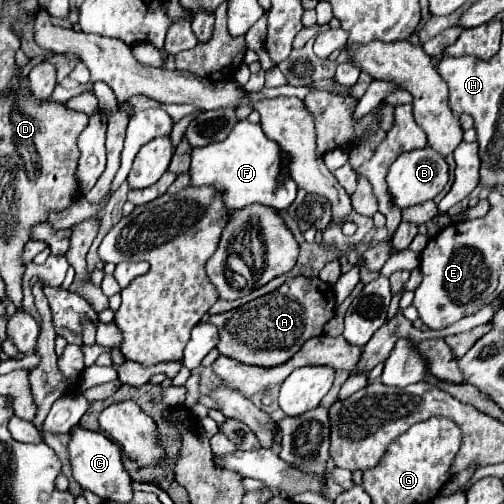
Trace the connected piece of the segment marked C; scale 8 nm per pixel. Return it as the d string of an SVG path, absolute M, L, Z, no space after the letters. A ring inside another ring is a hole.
M74 425L70 429L68 451L70 451L72 475L84 489L90 489L100 499L110 499L110 501L130 501L132 499L132 487L130 487L132 479L122 465L120 447L116 443L112 443L108 437L96 431L88 431L80 425Z

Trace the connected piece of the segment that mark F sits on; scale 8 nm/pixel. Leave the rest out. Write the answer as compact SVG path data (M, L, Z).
M248 119L238 121L232 133L218 143L192 149L190 185L192 187L214 187L228 209L242 209L250 203L262 203L272 209L288 209L296 199L296 183L288 179L282 187L276 185L280 171L280 145L268 139L260 125L252 125Z

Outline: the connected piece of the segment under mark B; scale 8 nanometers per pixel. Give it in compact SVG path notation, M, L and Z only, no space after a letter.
M424 147L424 149L416 149L416 151L408 151L408 153L400 155L392 163L386 179L388 179L388 189L390 189L394 205L400 209L406 209L406 207L420 205L424 201L434 199L444 189L444 185L448 181L448 165L442 155L438 155L430 147Z

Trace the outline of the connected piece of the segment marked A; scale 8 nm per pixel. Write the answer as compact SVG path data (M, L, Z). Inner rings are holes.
M292 277L264 299L254 299L236 311L210 315L210 323L218 327L220 341L216 349L240 363L256 367L276 367L286 363L308 339L322 335L322 327L328 321L326 297L320 289L318 277ZM236 321L240 321L236 325Z

